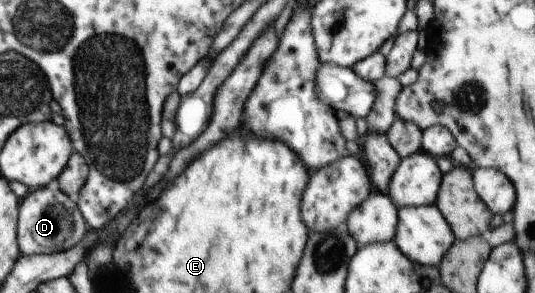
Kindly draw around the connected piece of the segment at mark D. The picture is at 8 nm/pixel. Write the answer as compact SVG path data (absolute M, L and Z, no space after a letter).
M60 189L30 190L18 207L17 241L23 255L50 254L72 248L89 231L89 225L78 211L77 204Z

